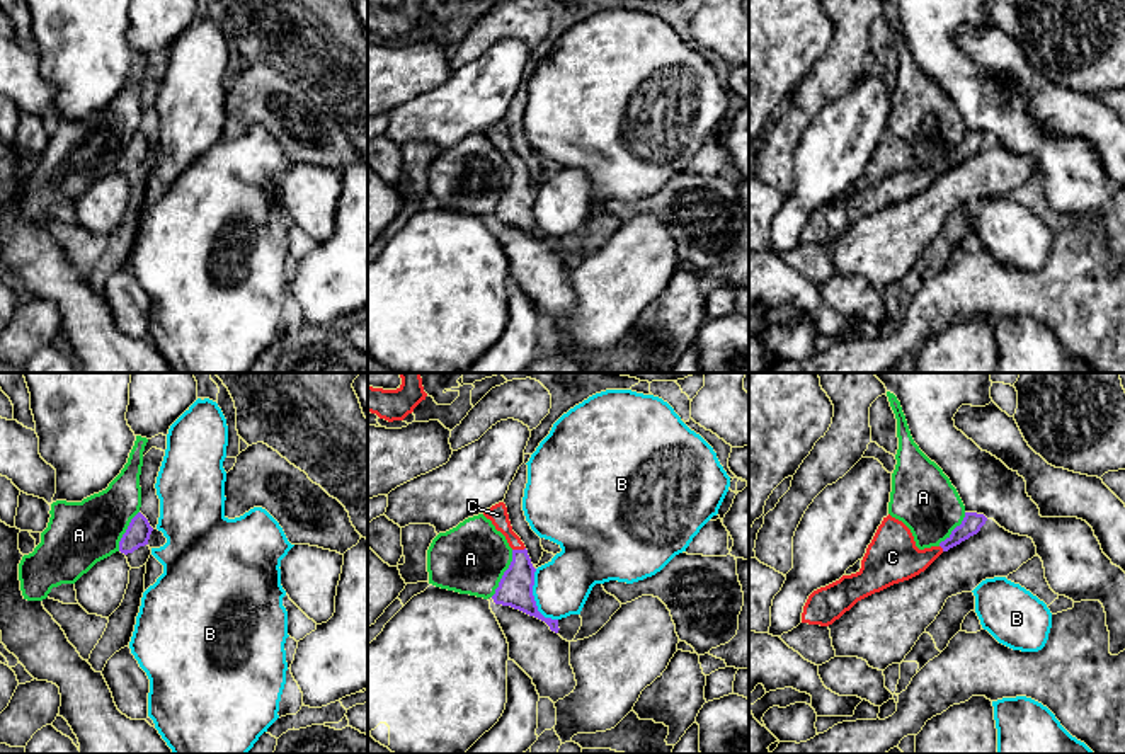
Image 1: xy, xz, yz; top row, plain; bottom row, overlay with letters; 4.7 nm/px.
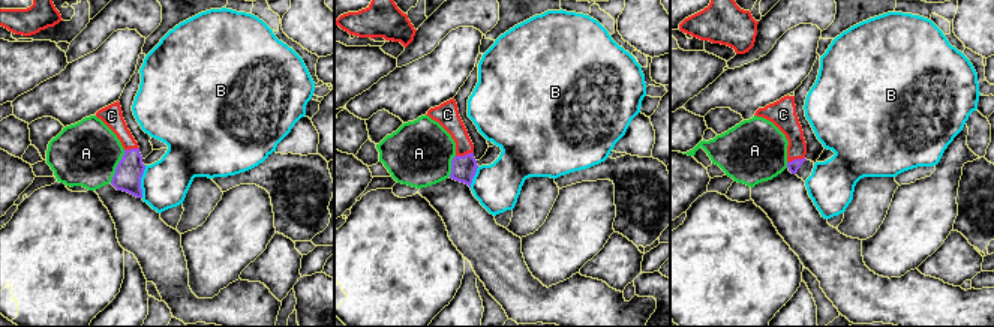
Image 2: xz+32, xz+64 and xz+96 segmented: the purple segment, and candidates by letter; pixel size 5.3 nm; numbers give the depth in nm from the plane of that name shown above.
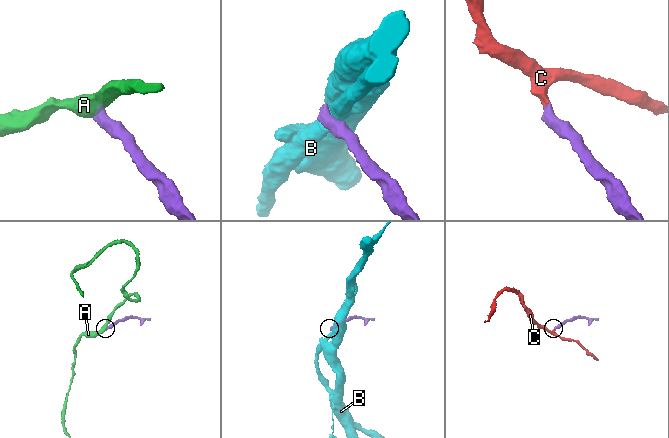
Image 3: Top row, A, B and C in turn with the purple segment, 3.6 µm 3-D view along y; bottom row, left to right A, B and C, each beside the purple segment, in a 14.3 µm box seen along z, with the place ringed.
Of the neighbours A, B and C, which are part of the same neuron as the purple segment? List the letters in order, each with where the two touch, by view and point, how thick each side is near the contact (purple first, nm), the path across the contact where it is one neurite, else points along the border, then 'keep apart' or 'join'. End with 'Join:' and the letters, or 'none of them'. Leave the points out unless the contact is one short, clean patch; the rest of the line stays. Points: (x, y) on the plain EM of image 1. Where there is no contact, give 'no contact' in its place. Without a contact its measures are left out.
A: xz (504, 193) | 160/340 nm | along xz (513, 169), (513, 179), (491, 215) | keep apart
B: xz (533, 218) | 160/260 nm | along xz (535, 188), (535, 223), (545, 235), (557, 239) | keep apart
C: xz (518, 169) | 160/90 nm | across xz (514, 208), (518, 199), (518, 169), (497, 133) | join
Join: C

